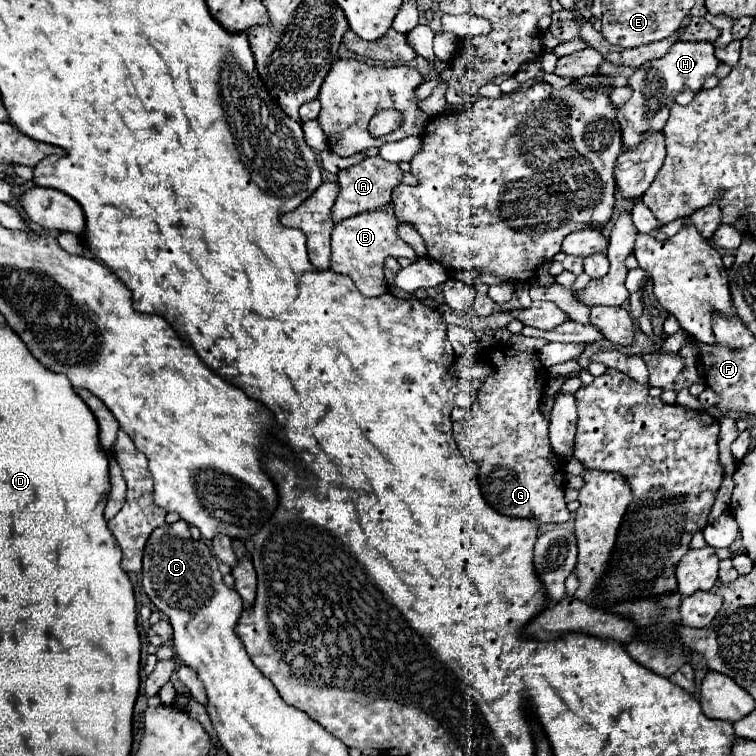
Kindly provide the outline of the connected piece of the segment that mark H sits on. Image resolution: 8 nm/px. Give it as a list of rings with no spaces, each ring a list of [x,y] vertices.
[[[674,42],[670,50],[648,64],[642,64],[630,78],[628,86],[632,88],[630,100],[618,108],[618,122],[622,130],[622,146],[636,148],[648,134],[660,132],[668,120],[668,110],[674,104],[678,92],[692,90],[698,92],[708,76],[714,75],[719,60],[715,56],[715,47],[708,42],[688,44],[688,42]]]

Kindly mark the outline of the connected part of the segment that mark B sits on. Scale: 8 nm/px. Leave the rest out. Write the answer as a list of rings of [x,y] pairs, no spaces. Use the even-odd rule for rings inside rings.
[[[392,204],[376,210],[376,212],[364,212],[360,216],[352,216],[348,220],[342,220],[340,224],[334,226],[332,232],[332,270],[338,274],[346,274],[354,280],[356,288],[364,296],[382,296],[388,290],[384,288],[384,260],[388,256],[392,258],[412,258],[416,260],[416,252],[398,238],[396,234],[398,220],[394,216]]]

